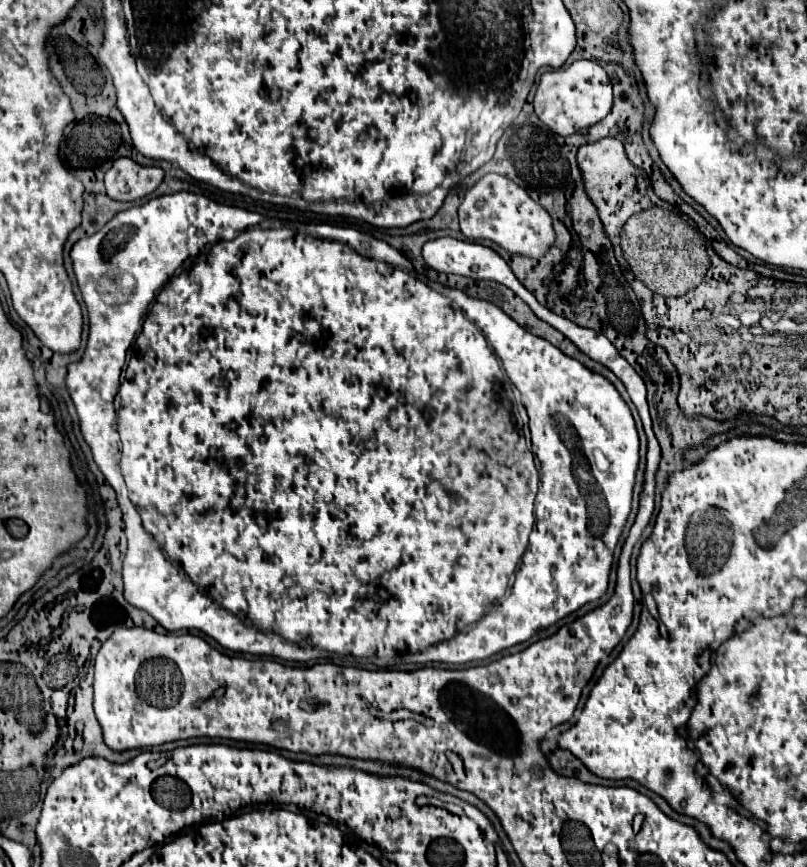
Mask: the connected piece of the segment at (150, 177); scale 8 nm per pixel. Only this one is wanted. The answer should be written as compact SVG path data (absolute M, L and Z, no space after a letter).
M119 158L105 174L105 188L113 200L133 202L151 194L161 184L161 180L161 168L139 166L131 158Z

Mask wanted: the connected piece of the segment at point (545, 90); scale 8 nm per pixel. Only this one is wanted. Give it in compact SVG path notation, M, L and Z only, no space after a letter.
M575 60L567 68L551 70L541 76L533 106L539 120L561 136L585 130L599 122L601 118L605 118L613 106L609 76L597 62Z

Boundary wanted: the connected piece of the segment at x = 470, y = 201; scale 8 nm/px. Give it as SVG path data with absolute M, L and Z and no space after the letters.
M485 174L467 190L463 204L459 206L459 224L465 238L491 240L507 252L527 258L543 258L555 242L555 230L549 212L529 198L525 188L499 174Z

